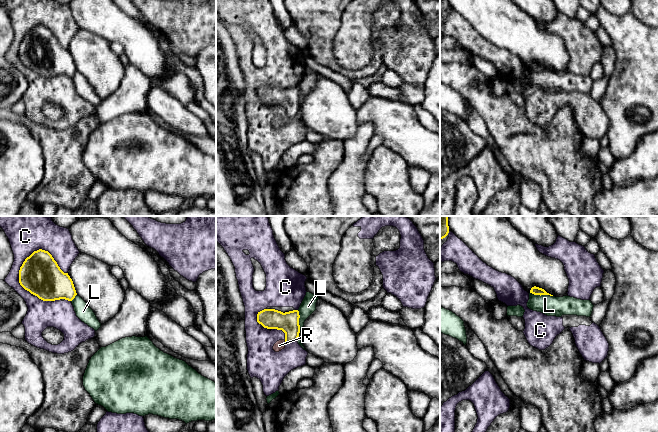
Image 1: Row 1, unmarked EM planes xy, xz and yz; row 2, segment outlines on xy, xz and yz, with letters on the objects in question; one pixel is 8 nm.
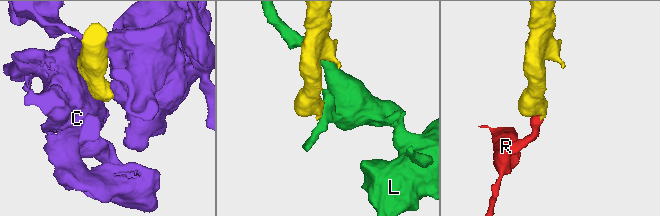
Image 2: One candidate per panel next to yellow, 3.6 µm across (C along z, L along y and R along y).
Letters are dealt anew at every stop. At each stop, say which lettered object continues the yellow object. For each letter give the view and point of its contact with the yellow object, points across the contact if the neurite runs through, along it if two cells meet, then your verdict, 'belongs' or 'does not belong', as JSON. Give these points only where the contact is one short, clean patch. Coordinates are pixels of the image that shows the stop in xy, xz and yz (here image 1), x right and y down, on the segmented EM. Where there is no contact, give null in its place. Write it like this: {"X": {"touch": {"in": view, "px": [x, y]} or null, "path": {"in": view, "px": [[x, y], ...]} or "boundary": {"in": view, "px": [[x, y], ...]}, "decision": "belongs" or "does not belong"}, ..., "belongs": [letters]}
{"C": {"touch": {"in": "xy", "px": [37, 250]}, "decision": "does not belong"}, "L": {"touch": {"in": "yz", "px": [541, 294]}, "decision": "does not belong"}, "R": {"touch": {"in": "xz", "px": [285, 341]}, "path": {"in": "xz", "px": [[288, 322], [285, 341], [279, 345]]}, "decision": "belongs"}, "belongs": ["R"]}

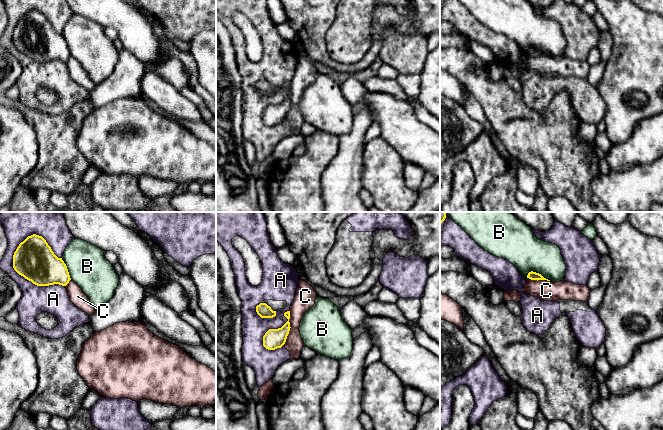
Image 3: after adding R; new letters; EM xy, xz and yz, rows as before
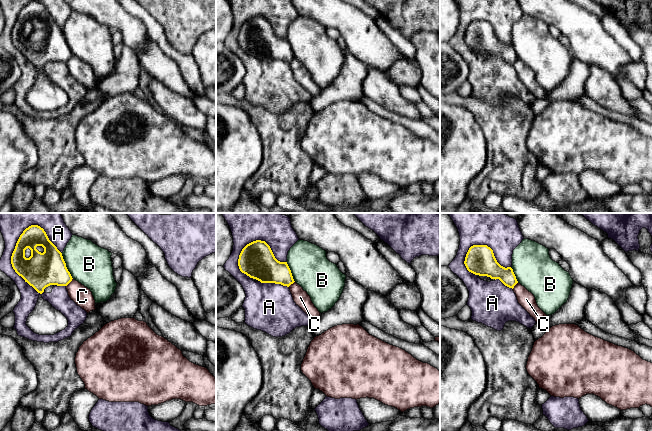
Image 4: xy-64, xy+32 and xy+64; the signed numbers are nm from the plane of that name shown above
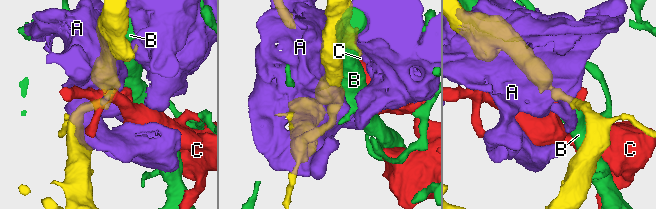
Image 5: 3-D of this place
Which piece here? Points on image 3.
{"A": {"touch": {"in": "xy", "px": [31, 235]}, "decision": "does not belong"}, "B": {"touch": {"in": "yz", "px": [538, 273]}, "decision": "does not belong"}, "C": {"touch": {"in": "xz", "px": [290, 327]}, "decision": "does not belong"}, "belongs": []}

